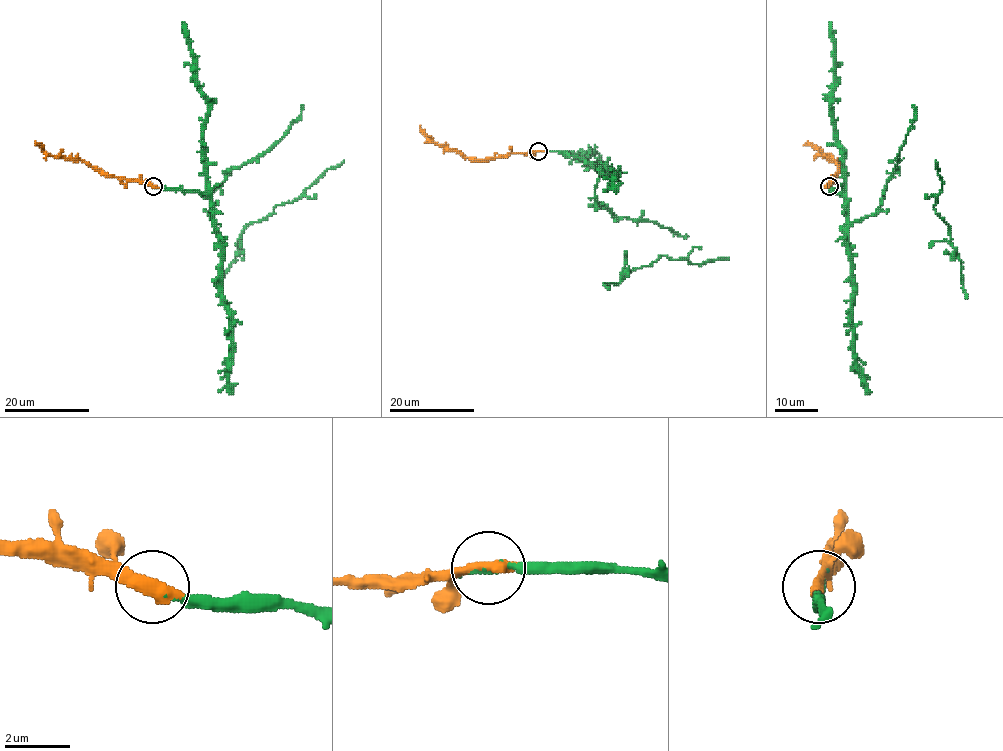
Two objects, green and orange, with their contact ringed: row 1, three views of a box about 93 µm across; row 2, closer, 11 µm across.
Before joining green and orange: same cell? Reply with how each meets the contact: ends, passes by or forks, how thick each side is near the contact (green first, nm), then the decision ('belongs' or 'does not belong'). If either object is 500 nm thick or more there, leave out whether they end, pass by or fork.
calibres 100 and 550 nm; belongs

